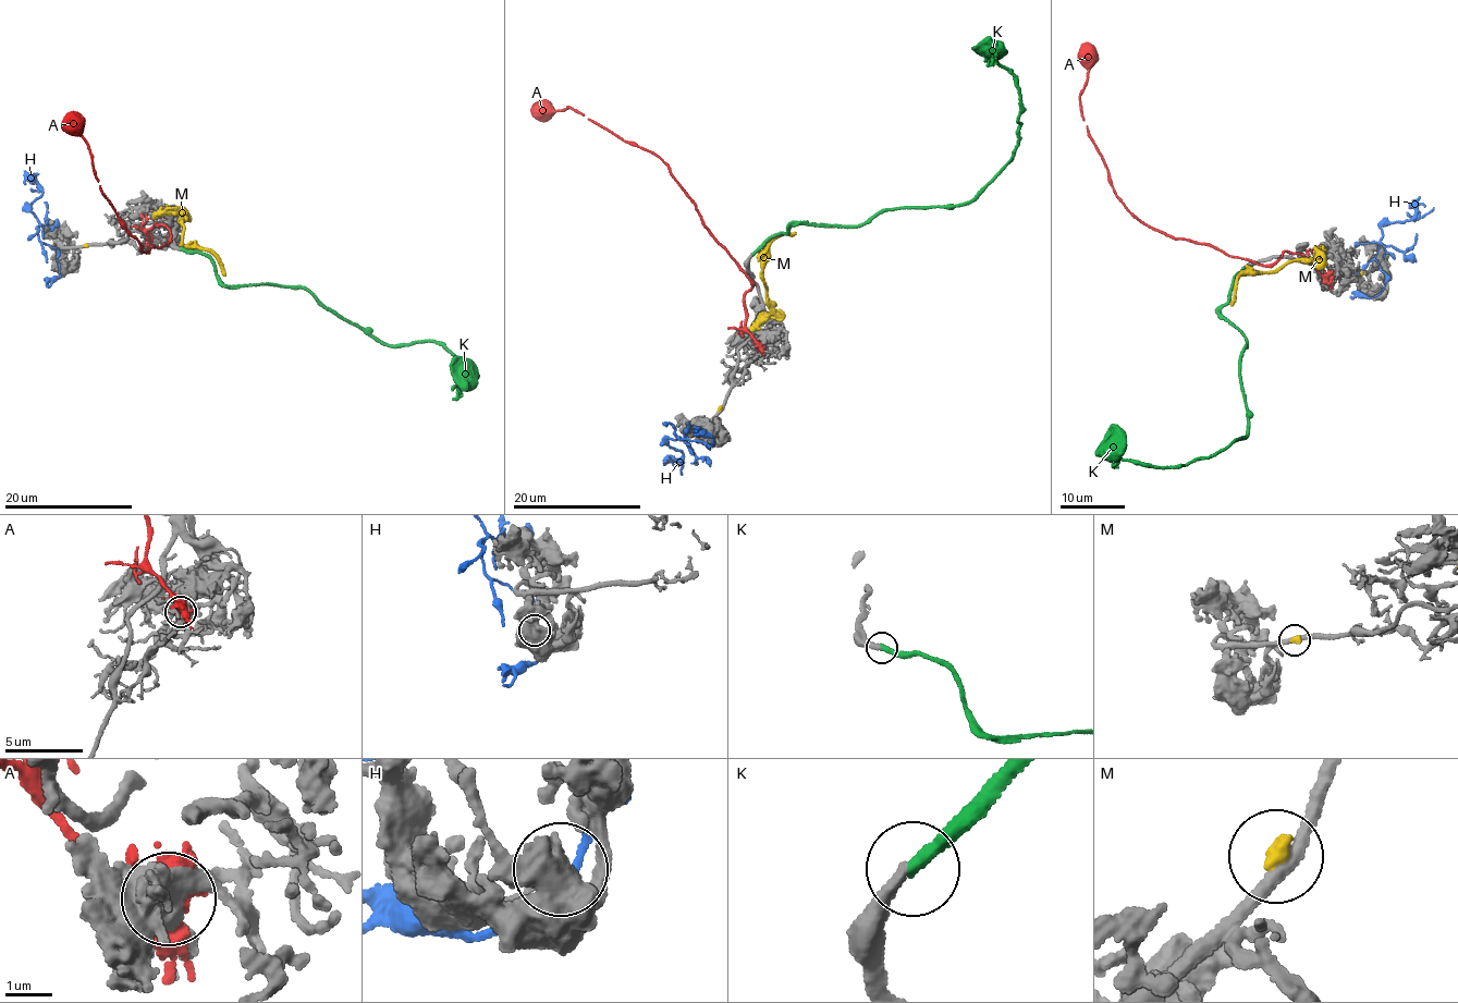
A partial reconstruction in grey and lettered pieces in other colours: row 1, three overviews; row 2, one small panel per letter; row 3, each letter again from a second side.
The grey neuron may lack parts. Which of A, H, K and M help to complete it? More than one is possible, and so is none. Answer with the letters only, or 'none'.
K

